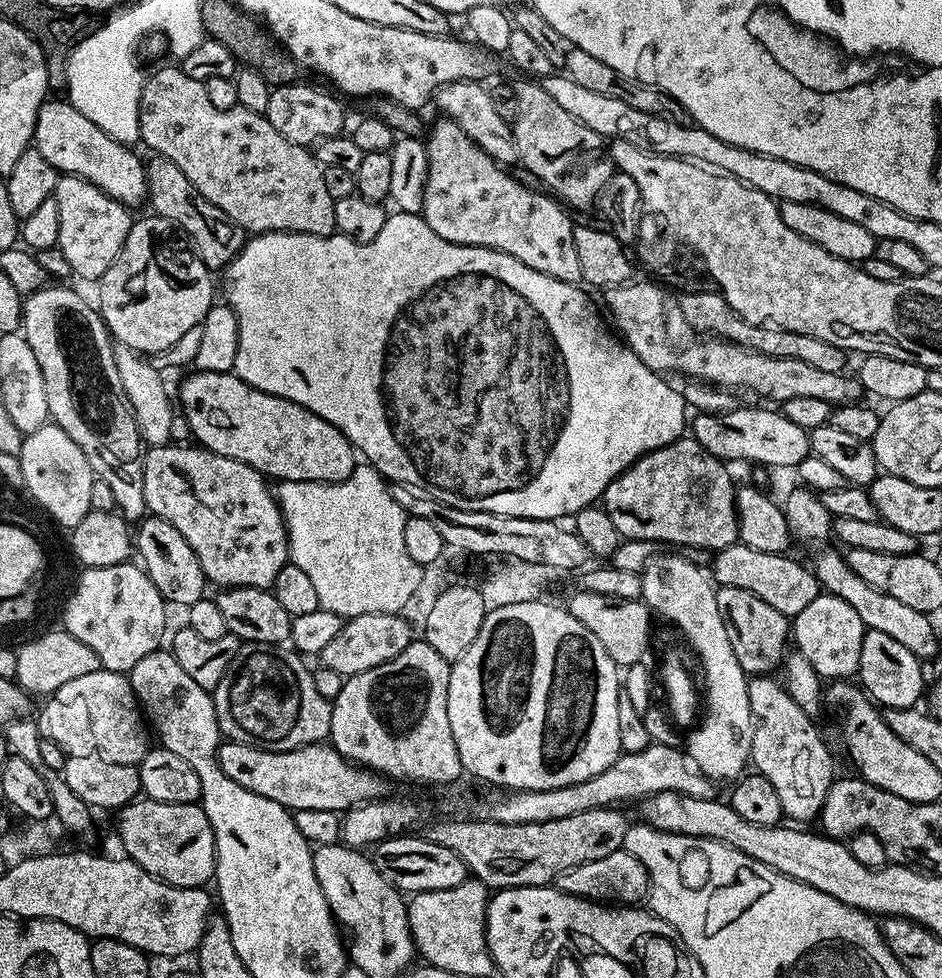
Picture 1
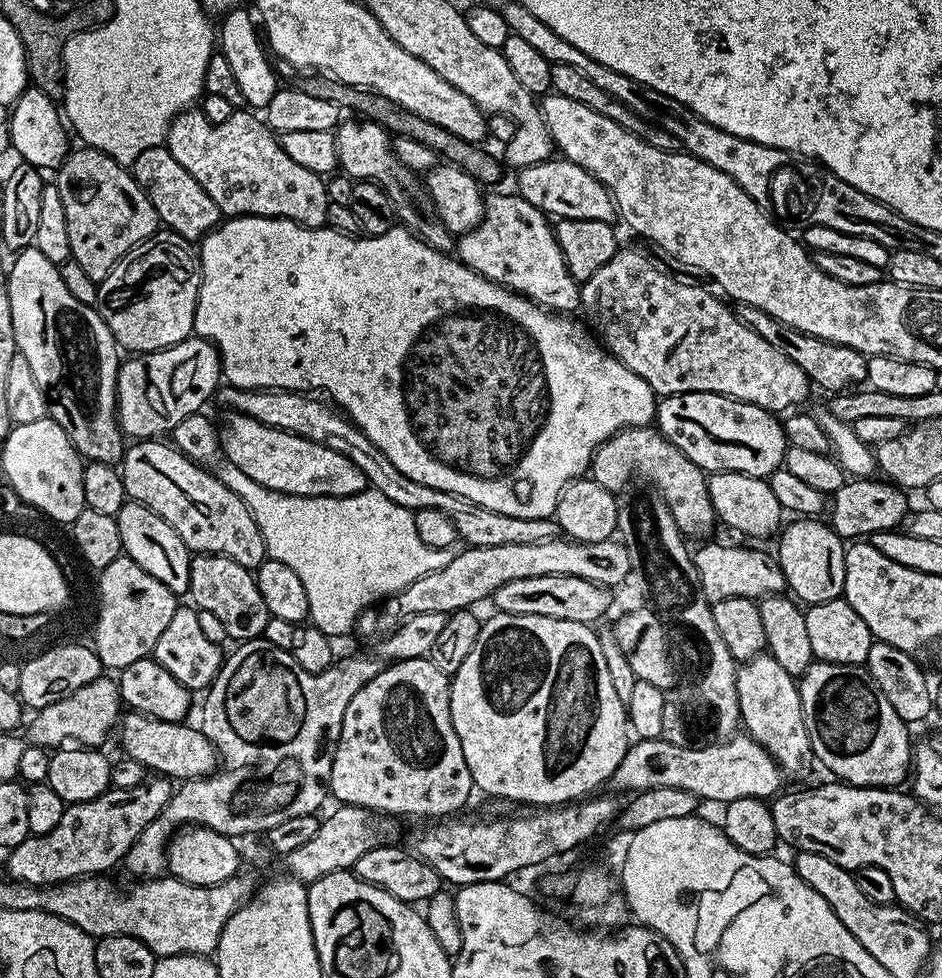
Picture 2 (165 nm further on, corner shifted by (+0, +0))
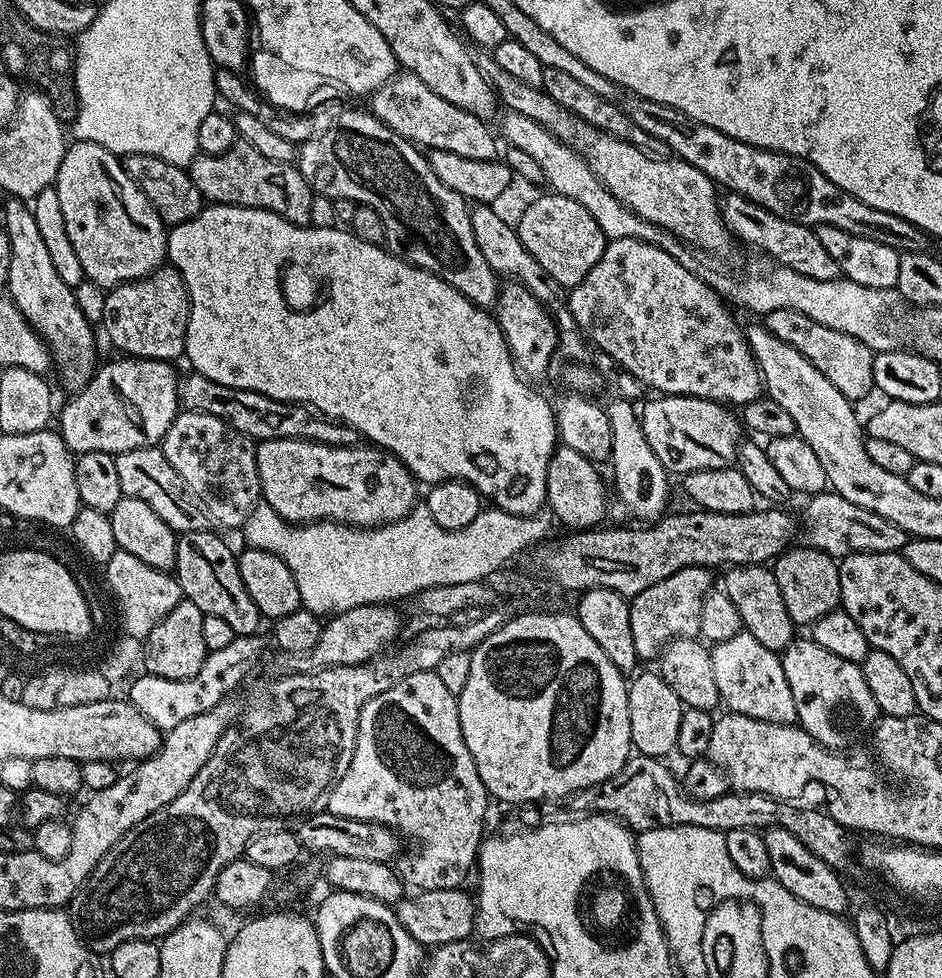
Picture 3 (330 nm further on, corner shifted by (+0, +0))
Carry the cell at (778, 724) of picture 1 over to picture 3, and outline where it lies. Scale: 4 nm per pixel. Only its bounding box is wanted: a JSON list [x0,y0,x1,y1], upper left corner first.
[710,631,796,724]

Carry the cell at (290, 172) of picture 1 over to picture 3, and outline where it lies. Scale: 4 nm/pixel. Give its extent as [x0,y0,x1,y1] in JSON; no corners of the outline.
[187,139,314,225]

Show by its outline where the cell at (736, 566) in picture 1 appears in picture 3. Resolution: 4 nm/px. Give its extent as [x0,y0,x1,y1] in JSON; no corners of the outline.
[630,568,714,661]

